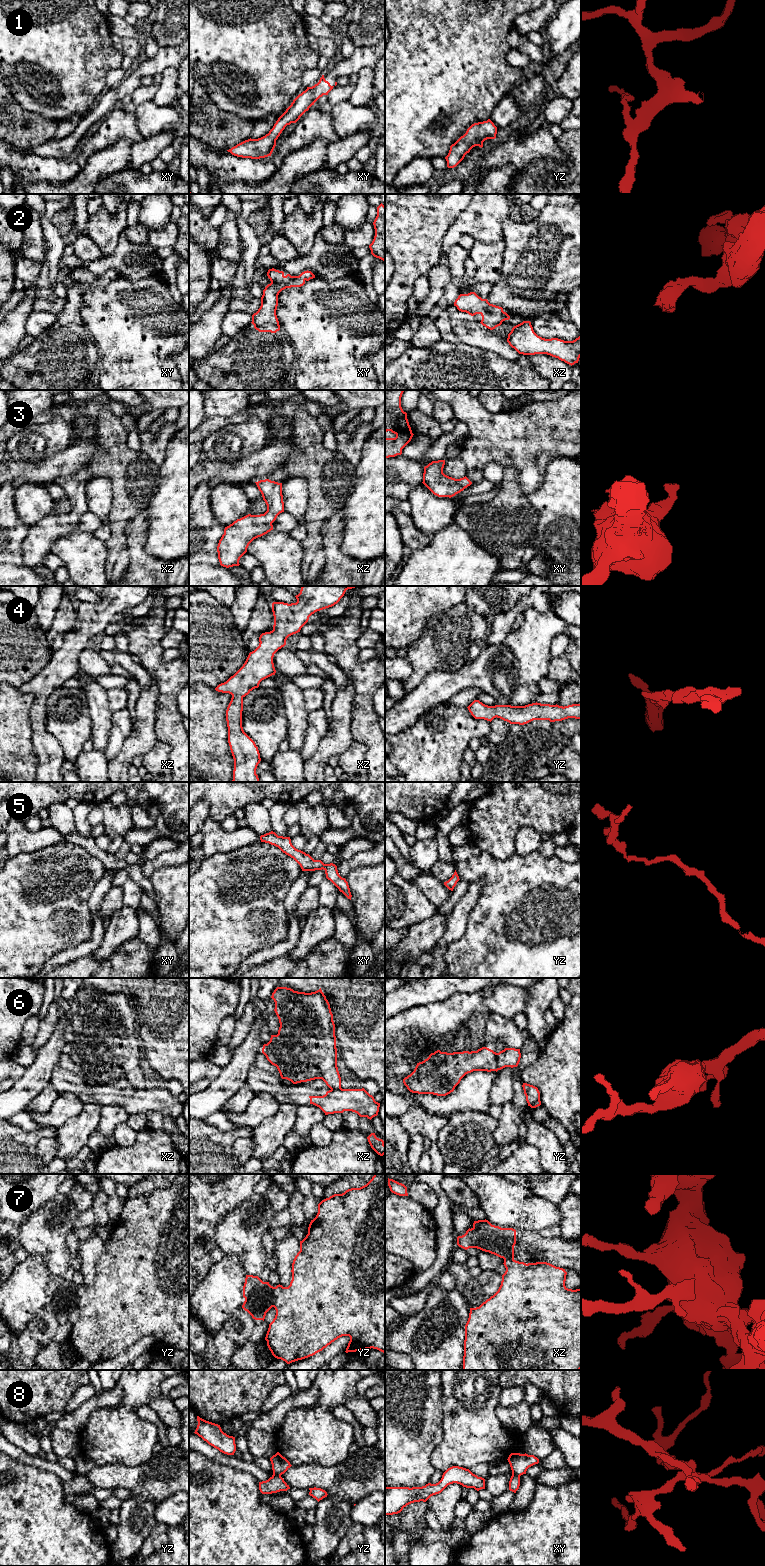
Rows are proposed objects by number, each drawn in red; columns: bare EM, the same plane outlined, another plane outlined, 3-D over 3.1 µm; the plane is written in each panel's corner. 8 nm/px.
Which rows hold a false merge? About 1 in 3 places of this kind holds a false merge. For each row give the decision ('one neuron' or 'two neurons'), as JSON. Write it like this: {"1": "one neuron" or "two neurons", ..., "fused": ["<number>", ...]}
{"1": "one neuron", "2": "one neuron", "3": "one neuron", "4": "one neuron", "5": "one neuron", "6": "two neurons", "7": "two neurons", "8": "two neurons", "fused": ["6", "7", "8"]}

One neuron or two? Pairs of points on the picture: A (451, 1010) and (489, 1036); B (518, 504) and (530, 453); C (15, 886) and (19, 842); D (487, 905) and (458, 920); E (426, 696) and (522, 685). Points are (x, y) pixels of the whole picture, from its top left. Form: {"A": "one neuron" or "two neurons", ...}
{"A": "two neurons", "B": "two neurons", "C": "two neurons", "D": "two neurons", "E": "one neuron"}

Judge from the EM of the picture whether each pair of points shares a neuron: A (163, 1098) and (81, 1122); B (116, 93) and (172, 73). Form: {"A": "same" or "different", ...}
{"A": "different", "B": "different"}

